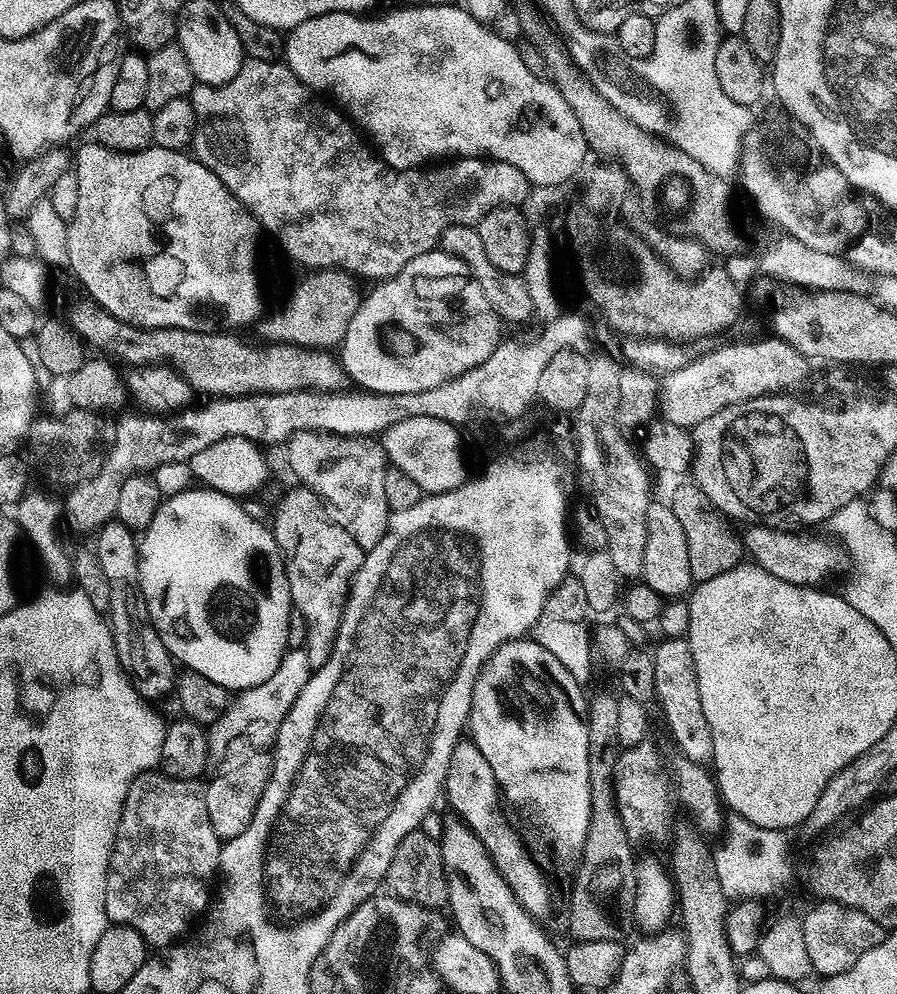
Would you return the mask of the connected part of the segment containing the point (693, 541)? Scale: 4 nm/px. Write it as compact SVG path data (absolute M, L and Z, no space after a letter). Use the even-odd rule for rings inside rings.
M690 480L681 481L668 498L668 505L677 515L678 522L685 531L686 546L689 551L690 574L695 583L718 578L719 574L734 569L742 562L744 551L739 535L730 528L728 518L720 513L710 498L698 485Z

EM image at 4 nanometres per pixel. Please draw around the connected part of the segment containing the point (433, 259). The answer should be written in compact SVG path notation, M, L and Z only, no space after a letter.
M433 250L426 254L418 254L418 258L414 258L414 262L406 262L406 266L397 276L381 280L373 288L376 289L369 296L367 293L361 299L354 318L350 318L346 338L340 343L338 349L338 359L344 366L347 379L351 382L353 380L356 383L353 385L359 386L363 391L381 392L382 394L414 394L418 390L434 390L434 386L442 386L442 382L450 382L462 374L466 374L466 370L474 370L474 366L486 362L486 358L490 358L490 354L494 354L494 350L501 342L502 321L494 310L494 306L490 306L490 298L486 298L486 294L482 294L482 286L469 272L466 262L462 262L458 257L452 256L446 251Z

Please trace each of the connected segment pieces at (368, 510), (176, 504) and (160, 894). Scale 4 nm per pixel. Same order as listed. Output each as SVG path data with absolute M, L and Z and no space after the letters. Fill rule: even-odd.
M299 432L288 439L286 451L288 464L300 479L297 481L317 492L325 505L335 509L360 548L367 550L382 542L390 515L386 502L386 474L390 465L379 439L335 436L333 432Z
M193 486L182 494L174 494L161 499L150 526L144 529L138 540L142 594L146 598L148 615L154 630L158 630L166 650L171 654L173 660L183 665L187 671L202 674L206 678L210 678L210 682L218 682L218 686L226 686L230 690L243 690L258 686L262 682L266 682L266 678L270 678L270 674L274 674L274 670L278 670L280 659L284 657L288 648L287 623L290 622L290 614L293 610L292 595L284 569L284 557L281 556L280 547L276 545L276 539L272 536L271 527L265 521L263 524L262 521L255 520L250 513L245 512L240 504L241 501L235 496L212 491L205 486Z
M149 770L130 782L130 790L122 806L116 841L108 859L104 909L111 923L125 924L138 930L152 950L167 949L185 935L183 932L188 927L193 927L192 919L209 907L208 887L212 884L212 876L214 884L220 867L222 841L218 834L214 834L214 826L210 826L206 802L201 789L196 786L193 781L167 776L163 770Z

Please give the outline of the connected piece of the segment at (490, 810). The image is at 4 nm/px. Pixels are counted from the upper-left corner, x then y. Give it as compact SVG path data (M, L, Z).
M461 738L456 743L456 749L450 758L450 766L446 770L443 795L446 800L448 796L449 806L456 811L453 813L478 837L480 845L484 847L516 901L523 906L529 916L540 918L548 908L548 884L544 881L539 866L532 861L531 854L524 849L519 834L508 825L507 818L500 813L502 797L500 788L496 785L494 772L490 770L486 758L482 758L482 750L478 750L478 746L472 743L471 739Z

